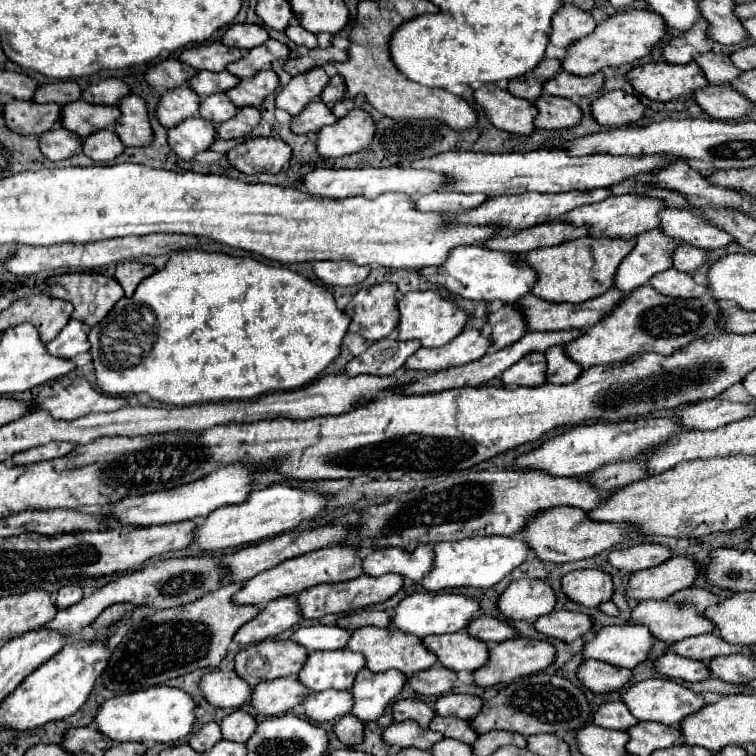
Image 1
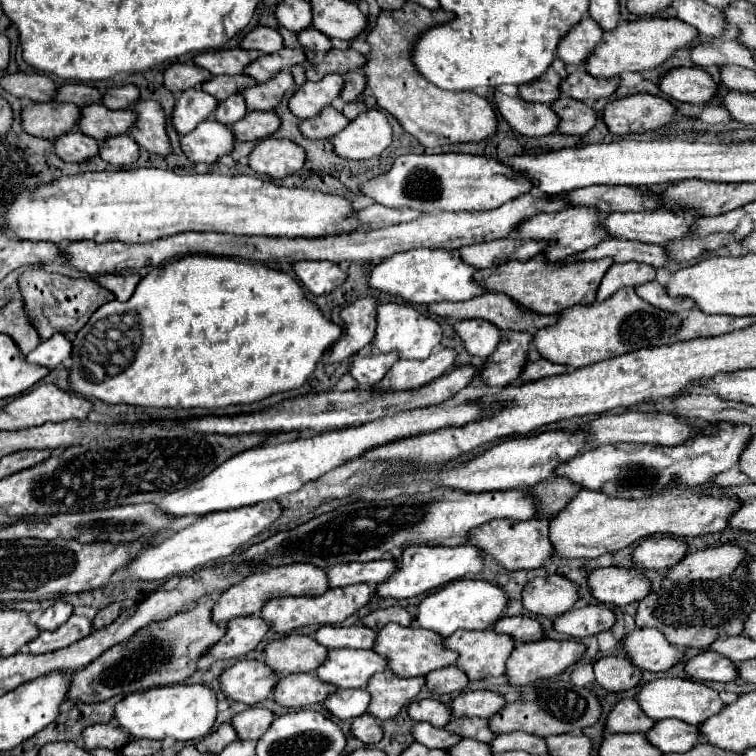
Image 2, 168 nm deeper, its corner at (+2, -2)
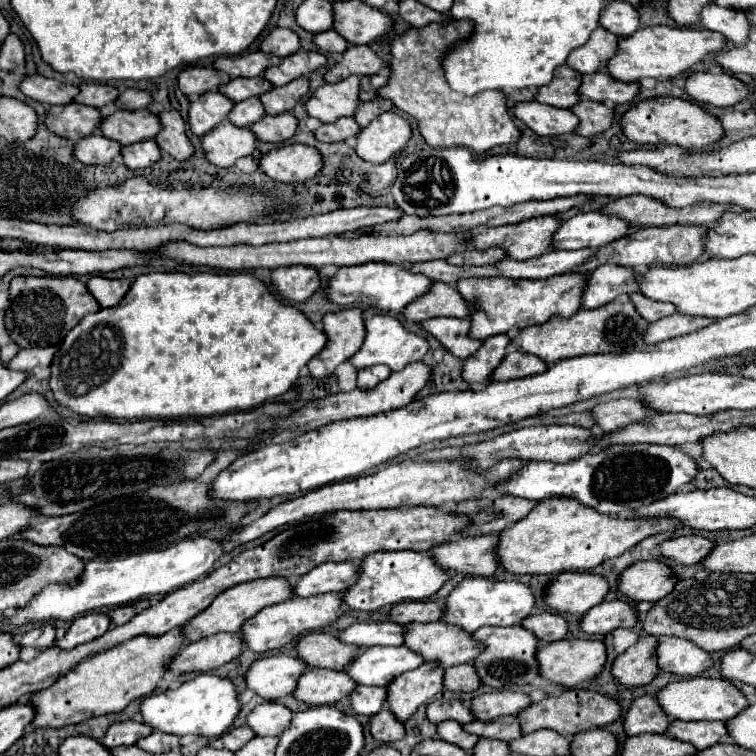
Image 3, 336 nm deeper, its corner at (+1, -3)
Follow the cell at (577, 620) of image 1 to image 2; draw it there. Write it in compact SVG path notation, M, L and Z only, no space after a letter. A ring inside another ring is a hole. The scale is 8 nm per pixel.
M585 605L575 607L565 615L557 617L555 631L565 633L573 639L583 639L589 635L597 635L601 631L609 631L615 619L615 613L605 605Z

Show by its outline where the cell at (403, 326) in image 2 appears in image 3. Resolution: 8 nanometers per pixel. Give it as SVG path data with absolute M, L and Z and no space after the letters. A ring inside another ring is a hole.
M374 314L372 318L366 320L366 340L362 344L362 348L350 358L350 362L356 368L368 368L374 364L386 364L390 366L394 372L402 370L406 364L410 362L418 362L426 356L428 352L428 340L420 334L410 332L400 320L396 320L394 316L388 314Z

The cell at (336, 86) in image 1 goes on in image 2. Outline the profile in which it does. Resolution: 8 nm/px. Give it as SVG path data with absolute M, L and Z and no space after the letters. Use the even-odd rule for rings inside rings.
M351 71L345 75L345 91L341 93L341 99L347 101L355 101L365 89L365 75L363 71Z

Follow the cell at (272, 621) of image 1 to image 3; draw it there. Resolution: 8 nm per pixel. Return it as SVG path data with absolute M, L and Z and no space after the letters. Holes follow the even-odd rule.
M220 632L206 636L198 642L186 644L178 656L170 662L170 670L176 672L210 672L218 666L238 658L244 650L244 638L240 632Z

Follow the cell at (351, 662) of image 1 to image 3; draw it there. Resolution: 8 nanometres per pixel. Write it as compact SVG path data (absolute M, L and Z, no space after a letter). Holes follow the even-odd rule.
M372 646L360 648L356 660L346 666L346 674L364 686L388 686L396 676L414 670L424 660L406 646Z

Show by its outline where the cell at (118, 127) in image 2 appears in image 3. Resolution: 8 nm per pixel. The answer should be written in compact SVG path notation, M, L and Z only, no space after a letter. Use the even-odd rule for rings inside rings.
M116 110L114 114L102 118L100 132L104 136L126 136L126 138L112 138L118 144L134 144L142 140L150 140L160 132L160 120L150 110Z

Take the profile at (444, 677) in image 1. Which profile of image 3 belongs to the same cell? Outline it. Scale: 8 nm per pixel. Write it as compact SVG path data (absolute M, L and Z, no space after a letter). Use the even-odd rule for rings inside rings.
M472 664L452 666L444 670L444 688L452 692L474 692L480 686L480 678L474 672Z

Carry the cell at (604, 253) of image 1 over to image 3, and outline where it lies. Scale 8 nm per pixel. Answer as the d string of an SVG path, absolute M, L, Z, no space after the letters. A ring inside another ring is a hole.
M568 272L546 280L510 280L510 278L464 278L458 280L458 292L476 304L474 316L470 316L470 336L486 340L494 334L506 334L510 330L522 330L526 326L542 324L550 316L574 316L582 308L582 292L588 284L588 274Z

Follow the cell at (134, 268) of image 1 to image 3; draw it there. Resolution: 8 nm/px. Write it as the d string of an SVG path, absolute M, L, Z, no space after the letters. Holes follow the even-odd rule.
M92 276L86 286L92 292L92 296L98 300L100 308L112 308L126 296L130 280L110 280L104 276Z

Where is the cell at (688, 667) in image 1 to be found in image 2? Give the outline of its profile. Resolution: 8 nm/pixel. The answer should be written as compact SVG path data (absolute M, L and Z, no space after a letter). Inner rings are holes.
M703 651L685 665L687 673L695 681L737 681L739 669L723 655L715 651Z

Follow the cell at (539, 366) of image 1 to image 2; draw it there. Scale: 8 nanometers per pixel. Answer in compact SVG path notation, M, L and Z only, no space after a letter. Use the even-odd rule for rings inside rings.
M507 331L497 349L483 361L485 365L479 375L483 383L507 387L509 383L517 381L521 375L521 367L525 365L525 351L531 339L533 335L527 331Z

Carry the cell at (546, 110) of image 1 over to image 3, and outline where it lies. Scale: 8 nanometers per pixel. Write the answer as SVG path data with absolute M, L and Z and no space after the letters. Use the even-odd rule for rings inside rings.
M580 98L580 102L574 104L570 110L580 120L580 124L576 128L576 134L580 134L580 136L596 136L596 134L608 130L612 124L612 118L614 118L612 108L608 108L600 102L586 100L586 98Z

